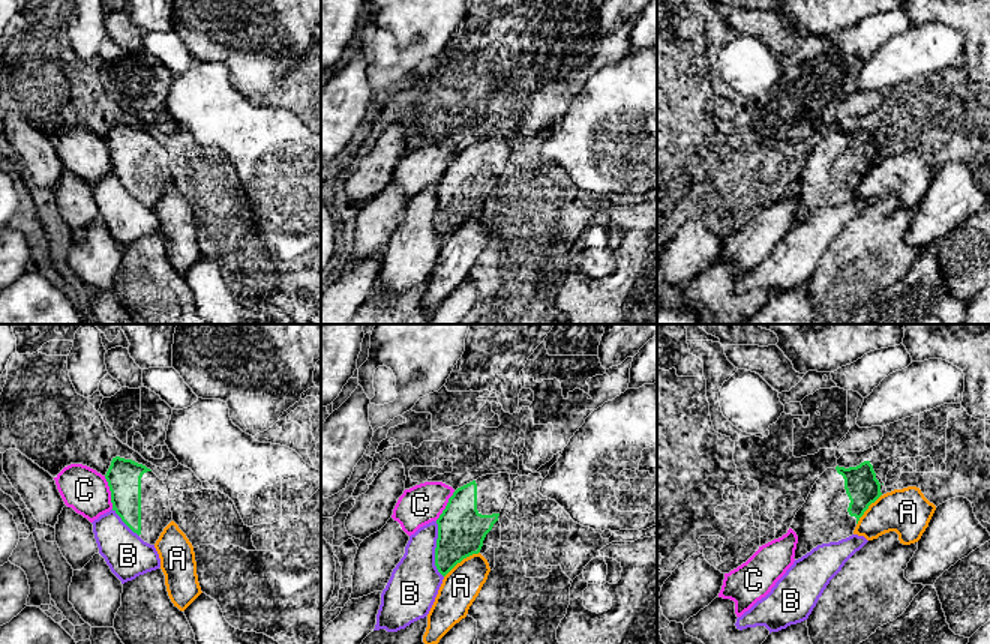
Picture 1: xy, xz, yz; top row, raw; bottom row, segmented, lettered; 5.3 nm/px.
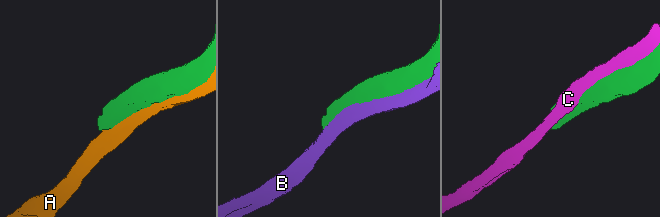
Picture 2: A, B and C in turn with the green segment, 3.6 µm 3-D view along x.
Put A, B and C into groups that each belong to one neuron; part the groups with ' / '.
A / B / C

